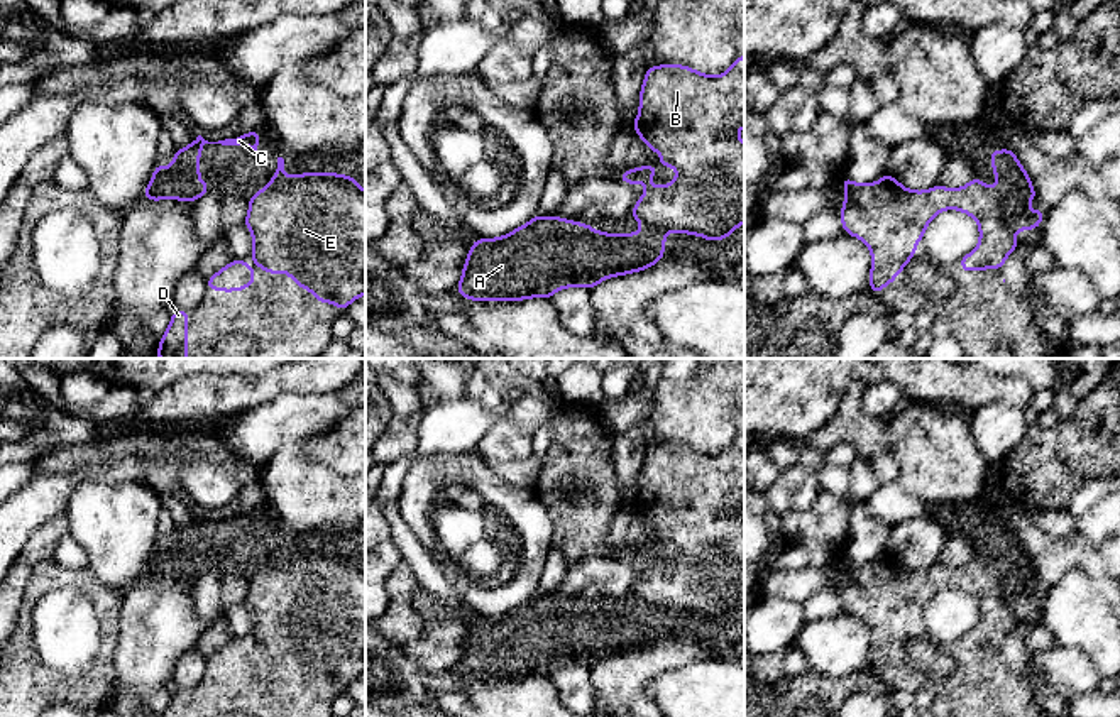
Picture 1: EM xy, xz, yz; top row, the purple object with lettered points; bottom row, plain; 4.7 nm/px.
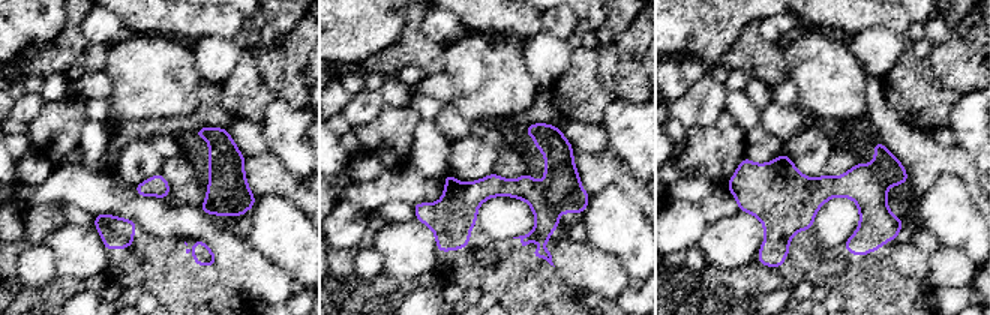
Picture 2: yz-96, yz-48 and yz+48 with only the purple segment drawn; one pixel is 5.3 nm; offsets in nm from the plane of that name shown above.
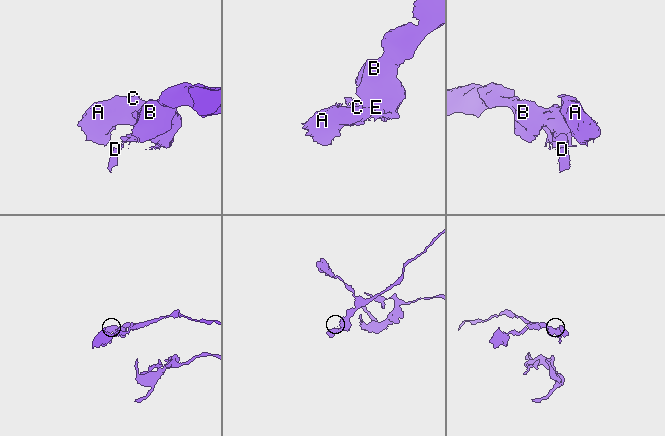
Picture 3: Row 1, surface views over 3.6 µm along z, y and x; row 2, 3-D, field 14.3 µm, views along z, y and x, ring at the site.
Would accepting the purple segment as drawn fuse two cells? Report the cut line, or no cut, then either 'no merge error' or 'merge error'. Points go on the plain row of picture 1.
cut in xy along (286, 557), (274, 569), (249, 579); merge error

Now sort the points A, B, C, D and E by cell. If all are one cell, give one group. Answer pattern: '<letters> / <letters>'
A C / B D E

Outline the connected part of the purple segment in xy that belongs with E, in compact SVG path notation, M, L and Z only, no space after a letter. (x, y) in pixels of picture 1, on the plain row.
M328 550L286 556L276 570L249 578L244 604L254 617L250 634L267 653L284 649L301 668L310 668L321 683L332 680L343 690L365 673L365 570L355 556Z

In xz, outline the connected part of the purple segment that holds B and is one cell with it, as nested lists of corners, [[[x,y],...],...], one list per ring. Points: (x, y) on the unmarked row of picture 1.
[[[738,435],[719,455],[682,443],[646,446],[633,509],[662,534],[660,545],[675,546],[678,555],[667,565],[650,565],[660,545],[623,550],[619,560],[646,565],[629,594],[640,602],[656,602],[665,610],[685,610],[712,621],[729,619],[729,612],[744,602],[744,521],[736,516],[743,506],[744,435]]]

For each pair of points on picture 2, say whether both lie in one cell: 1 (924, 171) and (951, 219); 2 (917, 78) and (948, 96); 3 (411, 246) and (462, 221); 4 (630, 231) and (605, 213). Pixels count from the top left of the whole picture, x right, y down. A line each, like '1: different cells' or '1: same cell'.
1: different cells
2: same cell
3: different cells
4: same cell

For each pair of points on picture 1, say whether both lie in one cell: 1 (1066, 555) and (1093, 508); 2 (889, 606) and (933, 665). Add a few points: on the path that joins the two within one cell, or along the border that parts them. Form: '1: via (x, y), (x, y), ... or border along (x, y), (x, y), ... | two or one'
1: border along (1076, 531), (1093, 547), (1102, 560) | two
2: via (904, 619), (924, 640), (927, 650) | one

